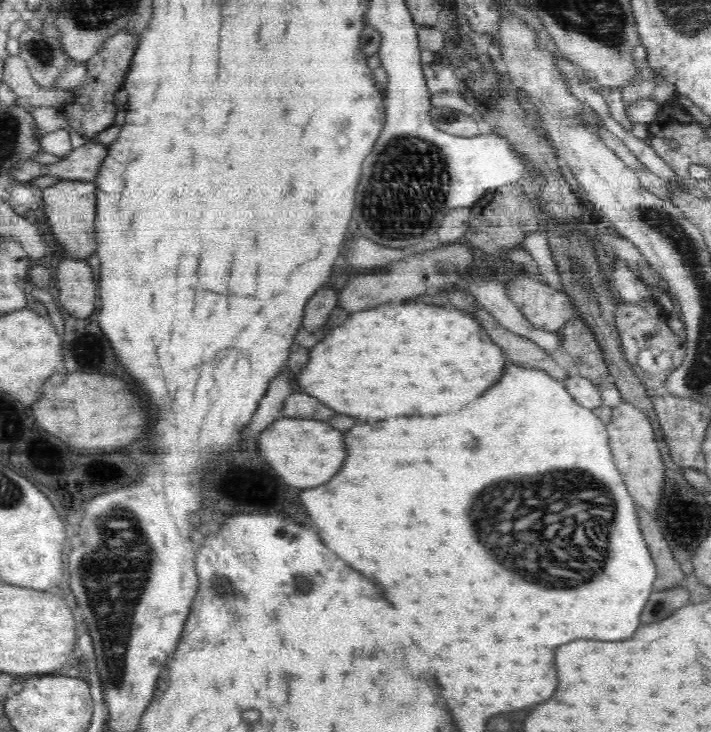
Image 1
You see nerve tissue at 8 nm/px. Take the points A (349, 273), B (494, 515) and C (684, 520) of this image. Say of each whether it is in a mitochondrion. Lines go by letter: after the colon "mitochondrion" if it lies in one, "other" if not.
A: other
B: mitochondrion
C: mitochondrion

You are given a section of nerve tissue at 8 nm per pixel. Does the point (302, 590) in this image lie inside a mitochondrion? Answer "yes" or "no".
yes

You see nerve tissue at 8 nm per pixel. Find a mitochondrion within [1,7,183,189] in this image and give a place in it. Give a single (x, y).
(42, 52)

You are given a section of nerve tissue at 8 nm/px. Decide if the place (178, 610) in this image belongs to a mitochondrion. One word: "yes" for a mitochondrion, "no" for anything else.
no

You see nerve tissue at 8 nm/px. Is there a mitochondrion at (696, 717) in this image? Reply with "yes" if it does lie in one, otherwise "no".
no

